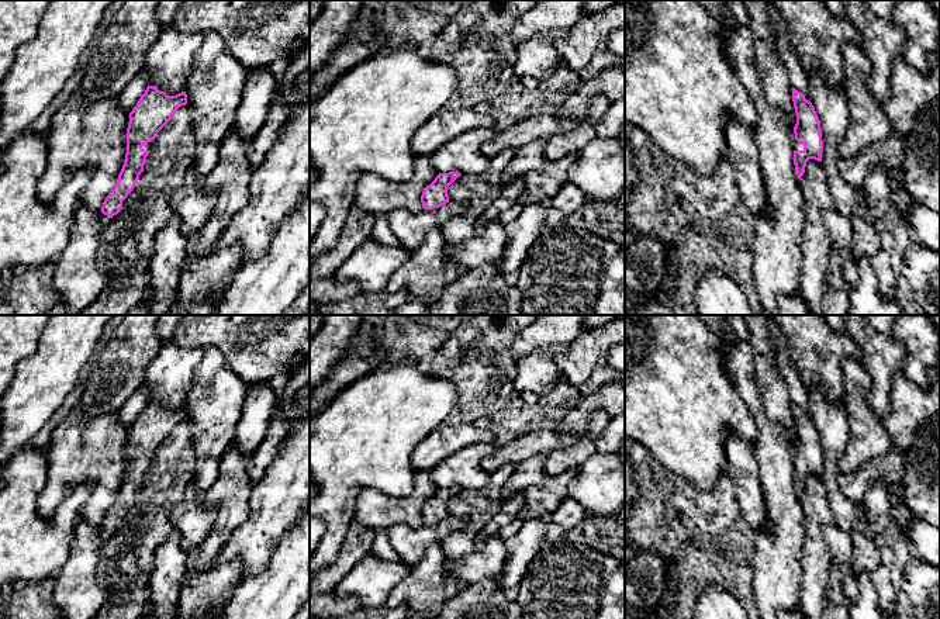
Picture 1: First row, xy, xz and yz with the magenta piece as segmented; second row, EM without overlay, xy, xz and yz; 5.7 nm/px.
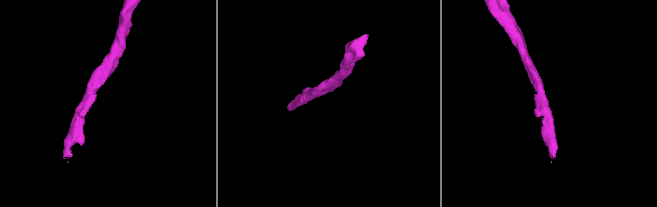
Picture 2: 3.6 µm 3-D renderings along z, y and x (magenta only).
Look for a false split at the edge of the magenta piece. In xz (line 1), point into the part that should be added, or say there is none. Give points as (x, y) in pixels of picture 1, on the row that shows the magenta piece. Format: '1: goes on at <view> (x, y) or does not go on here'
1: does not go on here

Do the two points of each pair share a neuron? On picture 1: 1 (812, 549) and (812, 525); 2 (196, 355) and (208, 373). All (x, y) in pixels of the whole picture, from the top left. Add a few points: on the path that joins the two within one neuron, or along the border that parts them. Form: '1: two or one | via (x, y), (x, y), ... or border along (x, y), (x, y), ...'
1: one | via (812, 543), (812, 531)
2: two | border along (206, 351), (187, 391)

